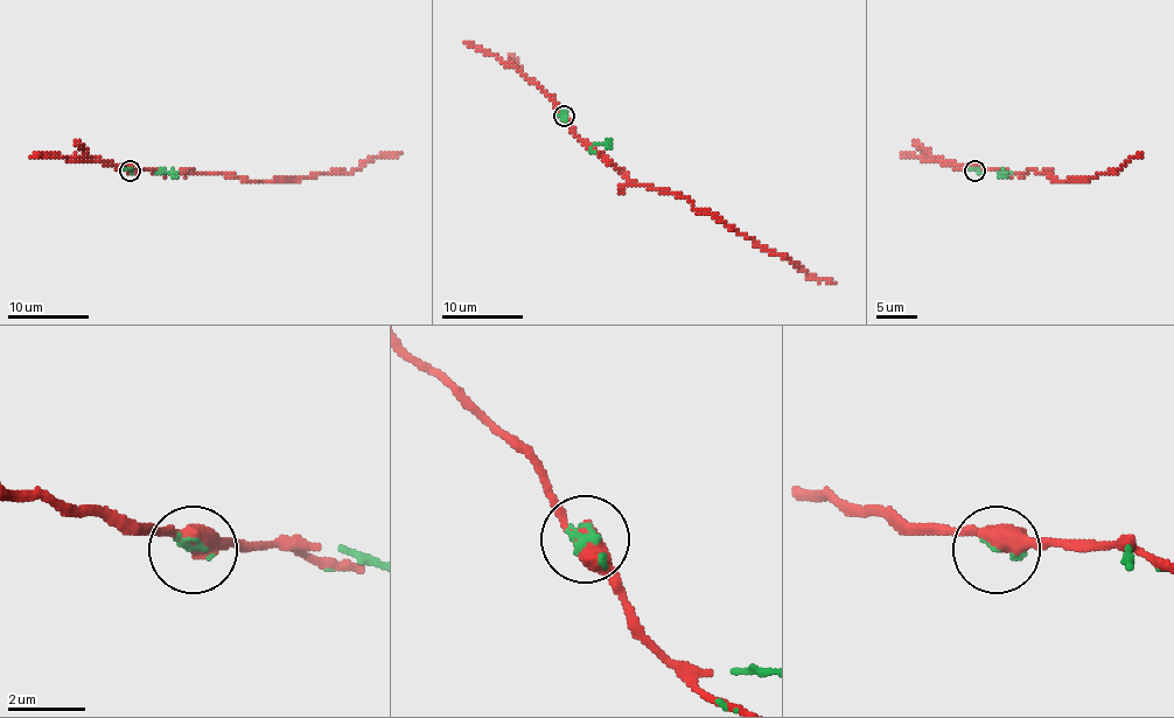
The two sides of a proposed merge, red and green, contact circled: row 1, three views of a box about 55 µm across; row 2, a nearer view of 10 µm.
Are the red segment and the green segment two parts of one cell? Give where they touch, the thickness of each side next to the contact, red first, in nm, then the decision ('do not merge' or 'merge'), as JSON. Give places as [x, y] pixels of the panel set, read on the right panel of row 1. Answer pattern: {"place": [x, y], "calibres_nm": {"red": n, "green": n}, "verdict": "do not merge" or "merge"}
{"place": [975, 171], "calibres_nm": {"red": 480, "green": 150}, "verdict": "merge"}

